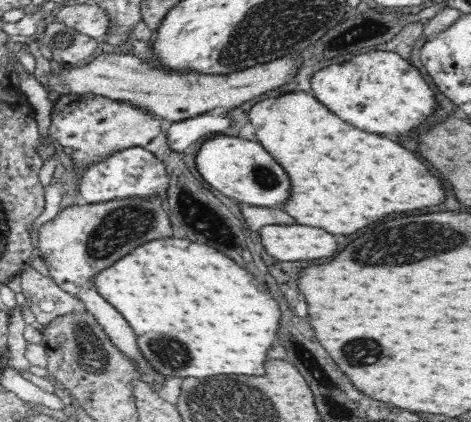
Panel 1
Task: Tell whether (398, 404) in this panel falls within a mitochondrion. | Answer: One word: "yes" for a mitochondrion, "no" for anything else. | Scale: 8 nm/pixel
no

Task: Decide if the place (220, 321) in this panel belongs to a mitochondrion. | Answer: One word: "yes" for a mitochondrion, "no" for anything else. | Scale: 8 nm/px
no

